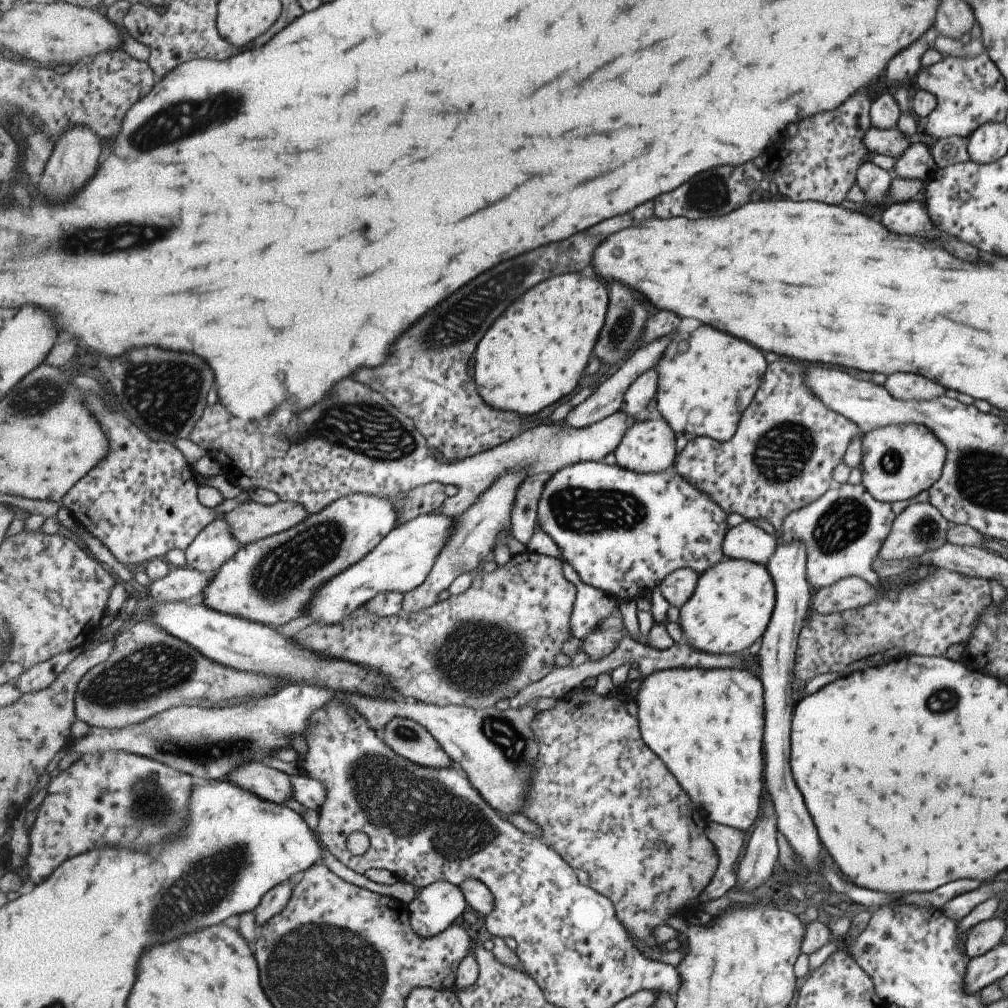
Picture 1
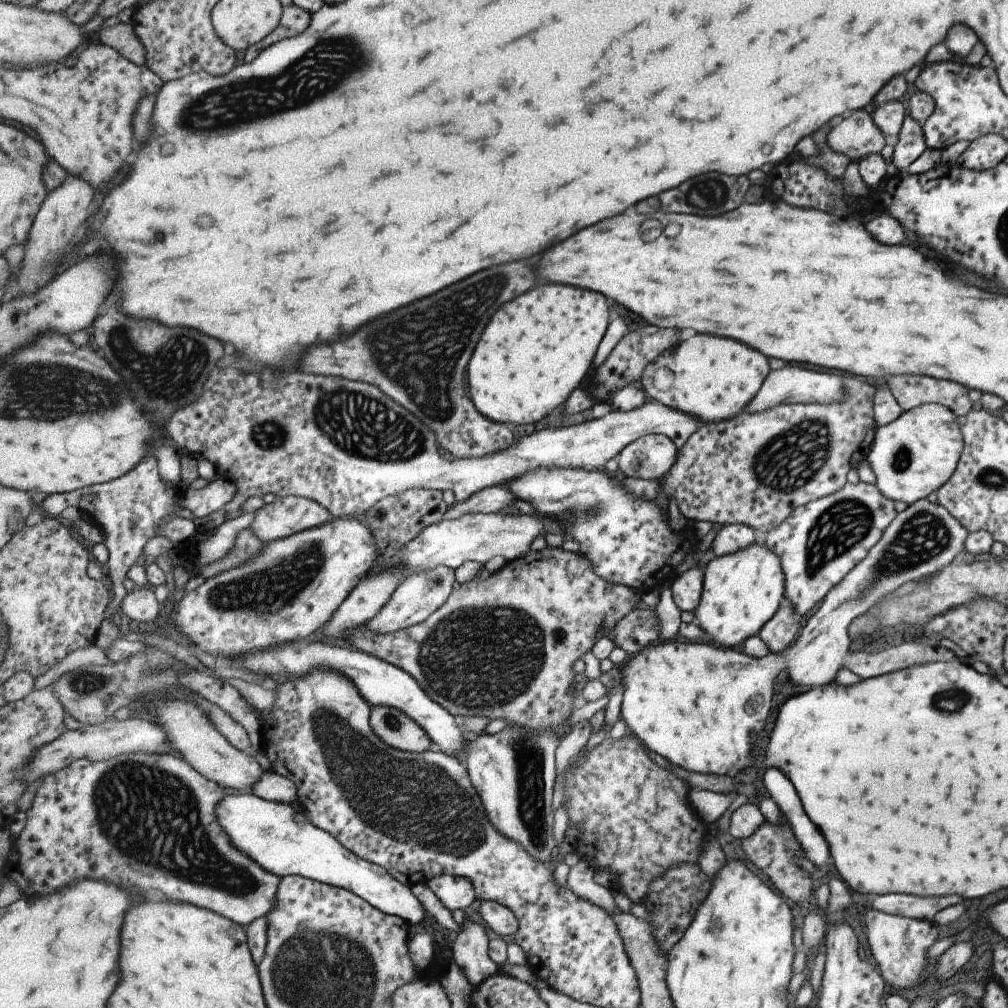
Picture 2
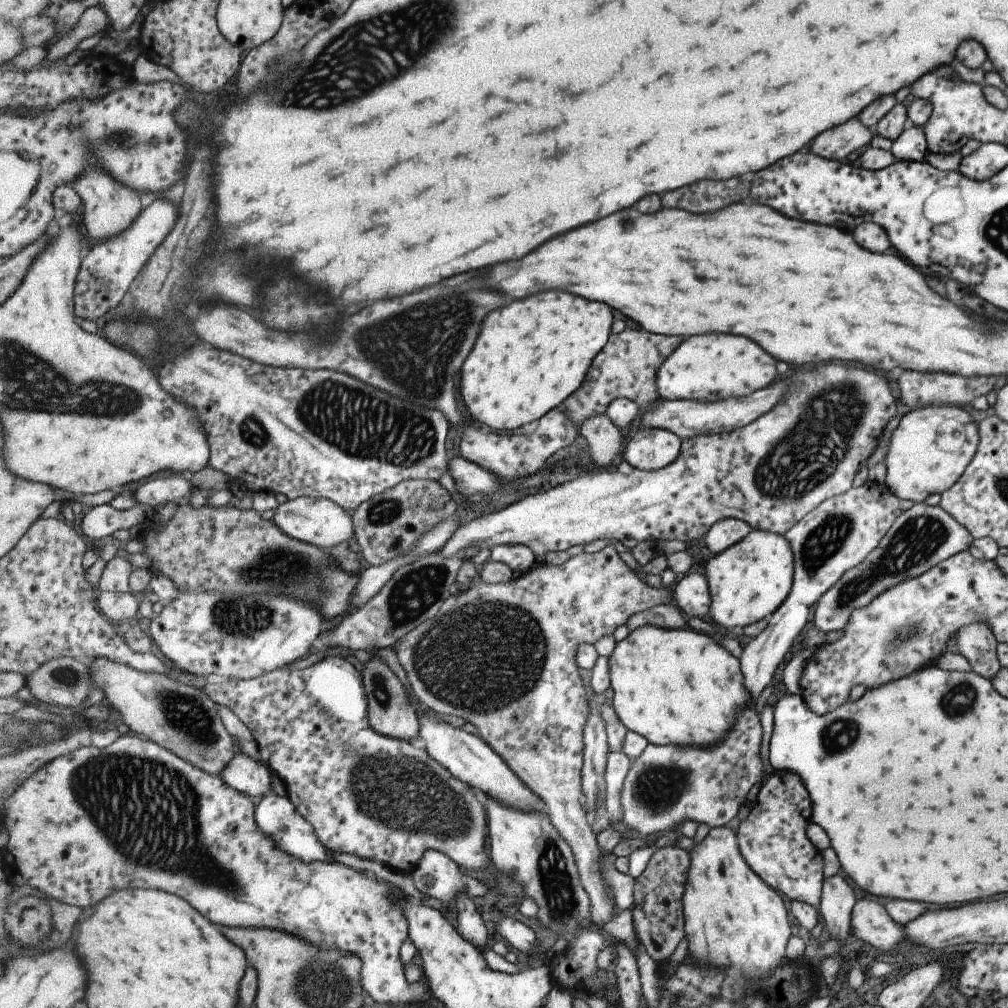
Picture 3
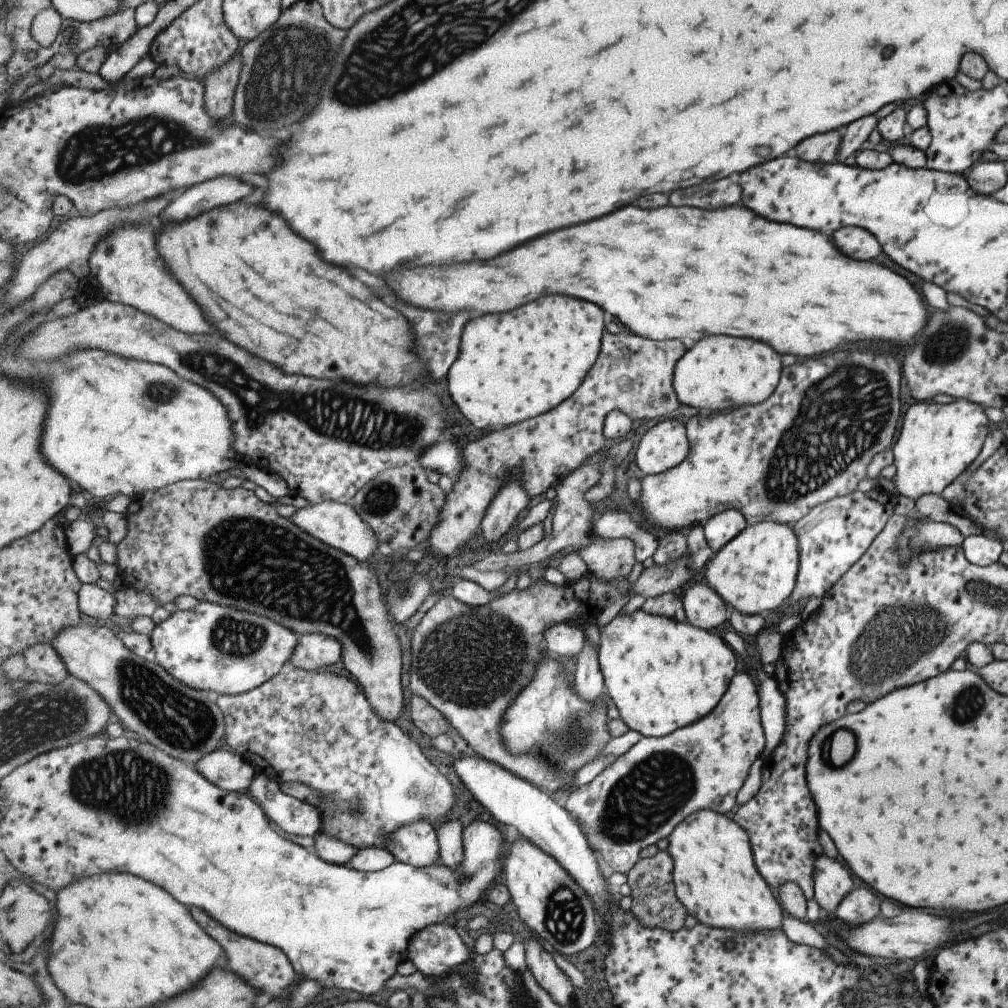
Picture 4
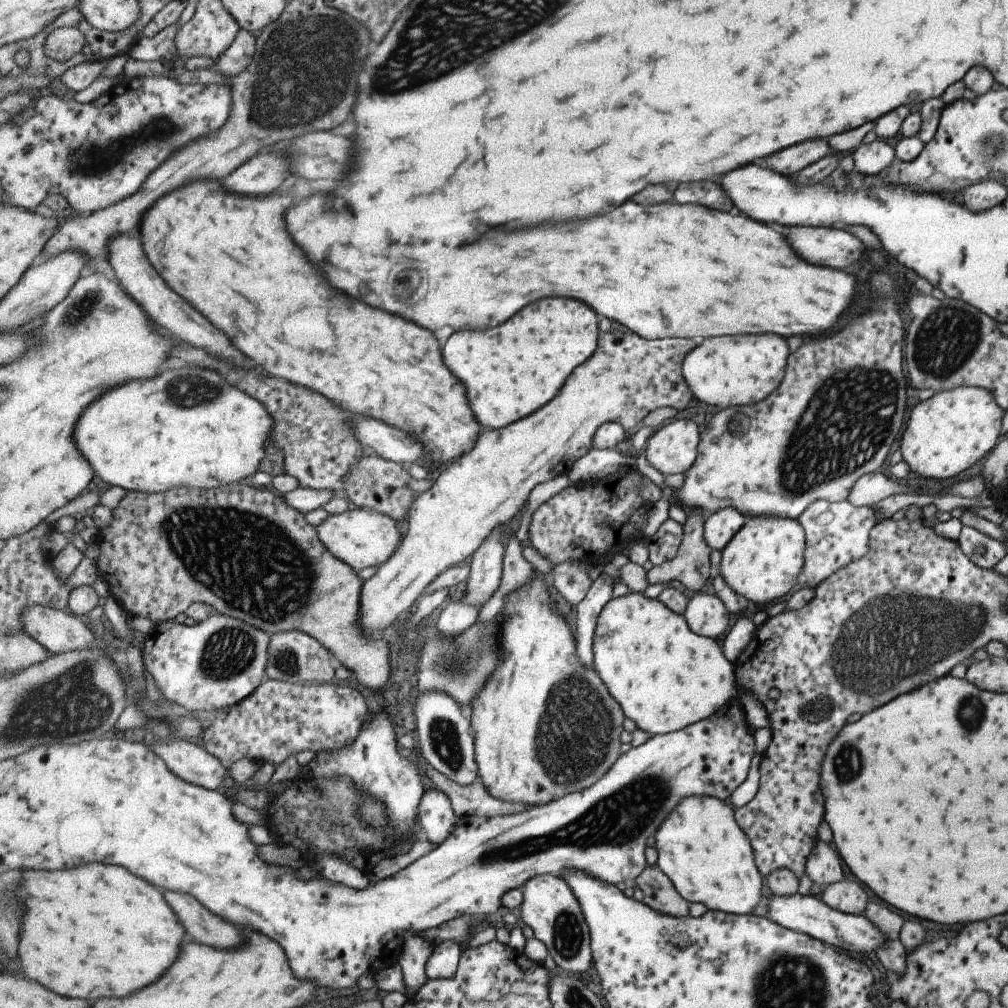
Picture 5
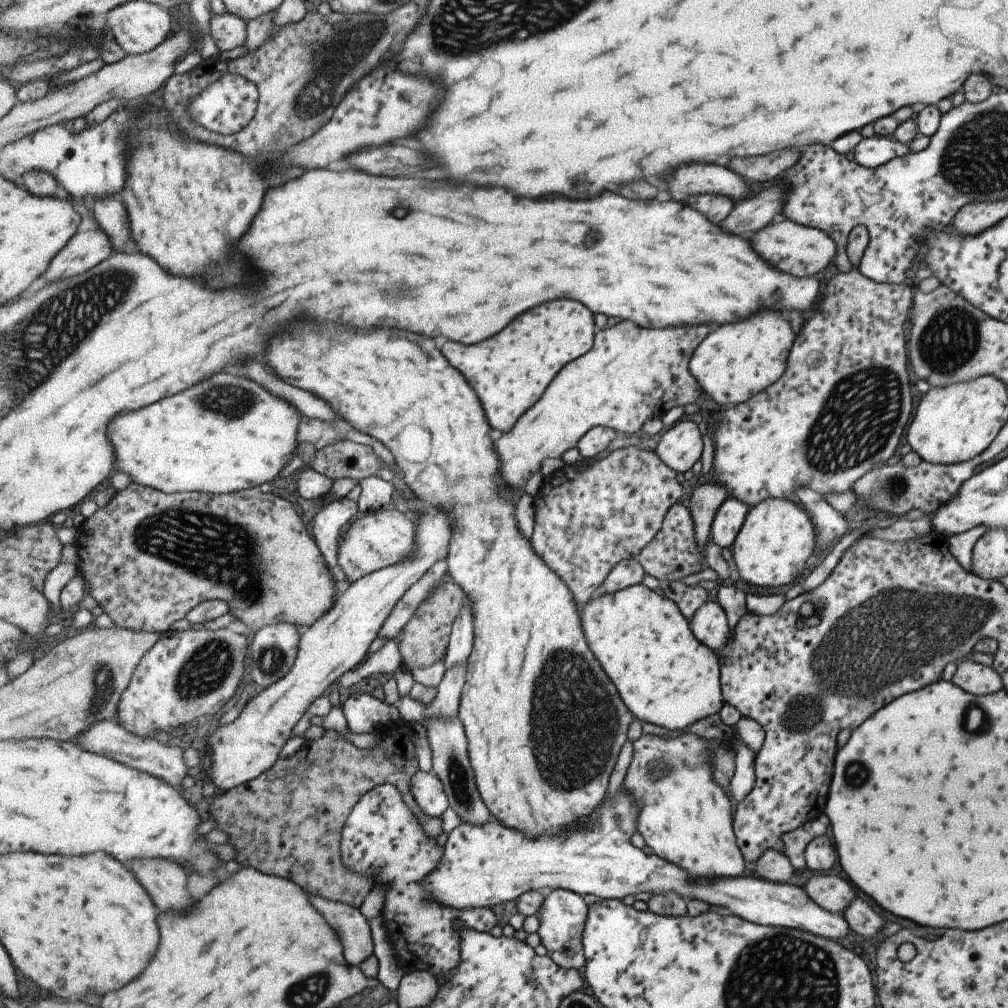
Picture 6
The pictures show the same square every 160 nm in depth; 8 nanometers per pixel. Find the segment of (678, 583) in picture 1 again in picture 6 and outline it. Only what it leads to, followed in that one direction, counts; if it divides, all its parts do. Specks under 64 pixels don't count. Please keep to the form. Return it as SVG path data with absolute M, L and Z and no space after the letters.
M716 602L705 603L693 618L693 632L697 640L708 645L714 651L728 646L733 628L728 619L728 613Z

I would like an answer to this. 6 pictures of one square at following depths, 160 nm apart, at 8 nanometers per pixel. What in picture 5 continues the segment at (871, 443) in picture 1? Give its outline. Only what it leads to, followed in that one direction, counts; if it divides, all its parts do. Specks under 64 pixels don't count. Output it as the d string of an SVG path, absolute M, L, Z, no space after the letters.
M960 386L936 392L930 398L919 401L911 408L905 430L899 440L898 449L902 460L908 464L911 474L914 472L917 476L935 478L935 480L953 478L959 472L973 466L975 462L979 462L994 448L1002 437L999 430L1001 430L1000 422L1003 412L1004 410L997 406L993 395L981 387Z

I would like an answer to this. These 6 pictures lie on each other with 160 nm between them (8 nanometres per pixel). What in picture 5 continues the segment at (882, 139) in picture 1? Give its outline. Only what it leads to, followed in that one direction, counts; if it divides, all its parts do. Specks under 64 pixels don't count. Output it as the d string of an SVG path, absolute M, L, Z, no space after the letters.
M807 140L805 144L785 148L785 152L773 152L773 156L765 158L765 166L773 168L773 172L781 172L781 176L791 176L797 170L813 164L817 158L825 156L825 152L825 140Z

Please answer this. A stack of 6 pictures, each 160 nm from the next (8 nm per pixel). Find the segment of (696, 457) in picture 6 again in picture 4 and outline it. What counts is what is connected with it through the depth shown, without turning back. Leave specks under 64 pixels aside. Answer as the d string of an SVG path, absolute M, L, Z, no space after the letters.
M665 420L649 428L638 444L635 452L634 469L640 475L655 475L668 472L676 468L689 455L689 438L686 427L686 420Z

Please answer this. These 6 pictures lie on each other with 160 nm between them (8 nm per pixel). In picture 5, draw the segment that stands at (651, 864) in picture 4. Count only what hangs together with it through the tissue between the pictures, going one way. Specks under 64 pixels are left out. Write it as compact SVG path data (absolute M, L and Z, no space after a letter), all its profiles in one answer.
M657 865L648 866L634 885L638 888L639 899L652 909L676 917L689 916L690 902Z

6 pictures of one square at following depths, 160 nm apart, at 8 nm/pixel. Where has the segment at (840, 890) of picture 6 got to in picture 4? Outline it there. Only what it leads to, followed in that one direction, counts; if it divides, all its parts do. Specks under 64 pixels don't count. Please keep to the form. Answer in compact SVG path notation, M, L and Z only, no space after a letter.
M852 888L842 896L835 907L833 917L848 927L856 927L879 915L879 900L867 888Z

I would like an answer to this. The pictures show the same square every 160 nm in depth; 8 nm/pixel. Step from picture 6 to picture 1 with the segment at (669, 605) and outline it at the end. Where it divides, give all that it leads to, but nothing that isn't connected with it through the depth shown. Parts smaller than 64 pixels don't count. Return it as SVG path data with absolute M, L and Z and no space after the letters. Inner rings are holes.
M917 502L917 504L909 504L905 506L891 524L891 530L885 542L879 548L877 558L889 562L889 560L908 560L911 556L919 556L923 550L933 550L941 544L945 544L945 530L949 524L943 519L939 510L927 502ZM671 668L647 677L641 684L636 699L642 734L649 748L665 762L667 768L677 772L677 780L689 788L689 796L711 816L711 820L729 824L741 832L749 832L749 826L759 816L759 792L763 790L763 750L761 728L765 718L764 702L761 702L760 678L749 670L731 668Z

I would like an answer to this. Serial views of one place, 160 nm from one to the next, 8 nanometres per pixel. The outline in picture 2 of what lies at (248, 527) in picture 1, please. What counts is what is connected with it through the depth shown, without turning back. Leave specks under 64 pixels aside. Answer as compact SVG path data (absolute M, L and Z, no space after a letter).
M297 496L279 497L255 511L251 530L263 542L275 541L329 524L333 518L333 514L317 500Z

